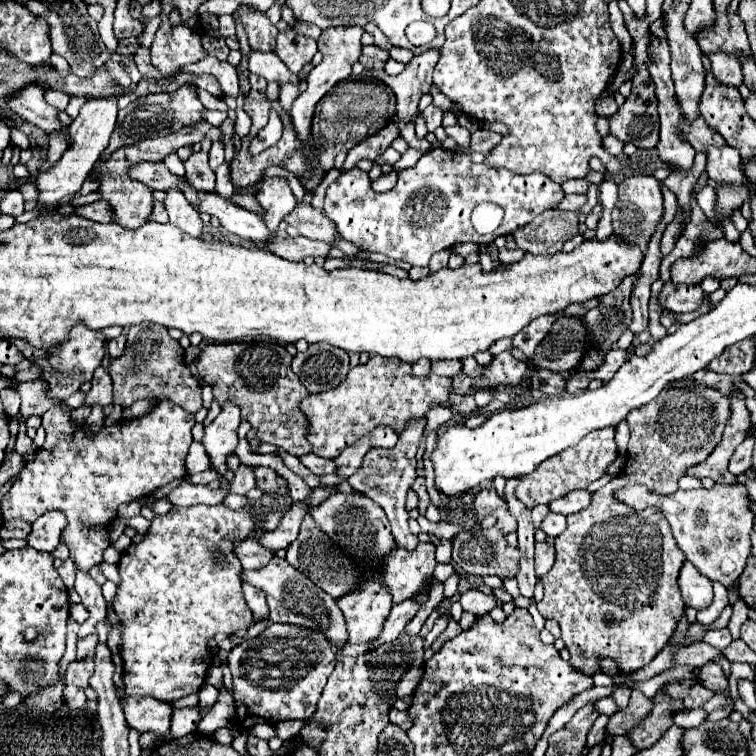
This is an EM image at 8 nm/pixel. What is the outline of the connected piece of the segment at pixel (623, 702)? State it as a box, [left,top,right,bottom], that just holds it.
[611,685,632,710]

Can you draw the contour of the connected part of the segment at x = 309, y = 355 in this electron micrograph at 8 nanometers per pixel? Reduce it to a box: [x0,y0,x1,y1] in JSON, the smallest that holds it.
[291,344,349,394]

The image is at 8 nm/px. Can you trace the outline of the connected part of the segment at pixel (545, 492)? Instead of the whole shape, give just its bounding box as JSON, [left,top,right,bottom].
[517,428,619,508]

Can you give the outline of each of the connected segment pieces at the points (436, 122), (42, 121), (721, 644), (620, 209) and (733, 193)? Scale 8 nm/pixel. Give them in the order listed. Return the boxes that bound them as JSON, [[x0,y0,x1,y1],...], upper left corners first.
[[423,106,443,132],[5,84,63,134],[703,628,731,650],[613,174,663,252],[717,184,749,216]]

